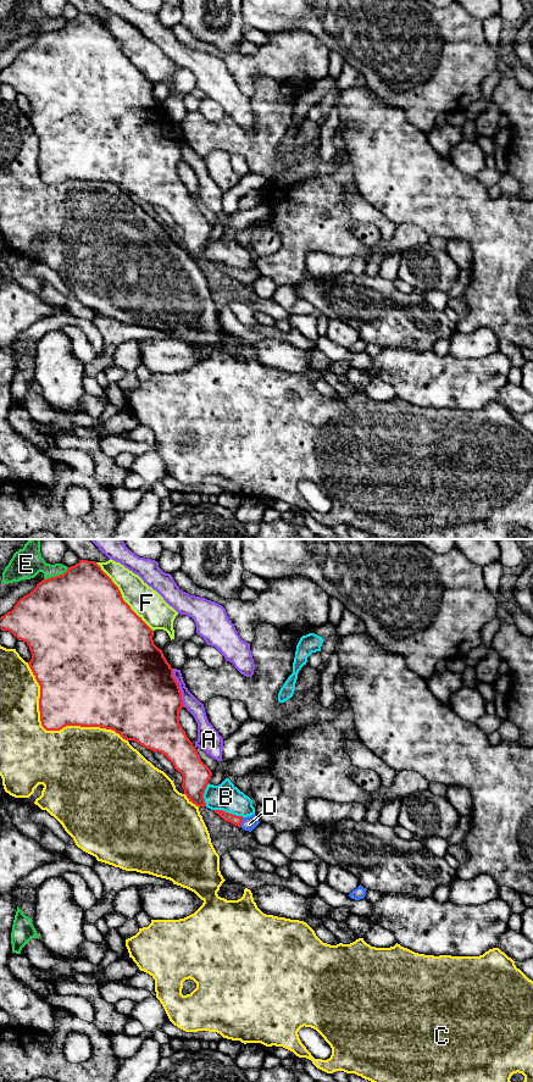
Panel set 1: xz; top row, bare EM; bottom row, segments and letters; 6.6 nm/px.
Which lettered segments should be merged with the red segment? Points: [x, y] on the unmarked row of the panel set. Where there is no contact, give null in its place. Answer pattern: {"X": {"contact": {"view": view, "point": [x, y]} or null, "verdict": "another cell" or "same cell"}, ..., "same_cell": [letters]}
{"A": {"contact": {"view": "xz", "point": [179, 142]}, "verdict": "another cell"}, "B": {"contact": {"view": "xz", "point": [228, 266]}, "verdict": "another cell"}, "C": {"contact": {"view": "xz", "point": [54, 183]}, "verdict": "another cell"}, "D": {"contact": {"view": "xz", "point": [242, 275]}, "verdict": "same cell"}, "E": {"contact": {"view": "xz", "point": [56, 29]}, "verdict": "another cell"}, "F": {"contact": {"view": "xz", "point": [121, 50]}, "verdict": "another cell"}, "same_cell": ["D"]}

